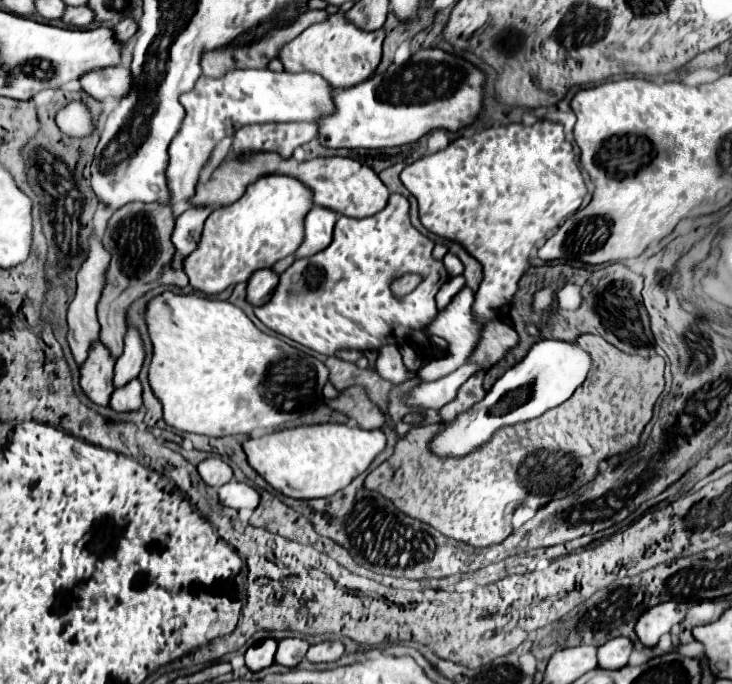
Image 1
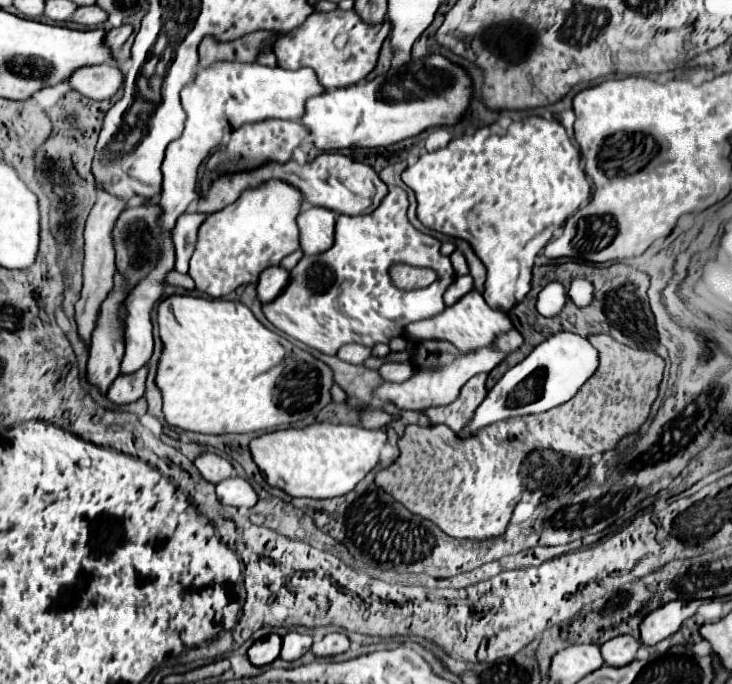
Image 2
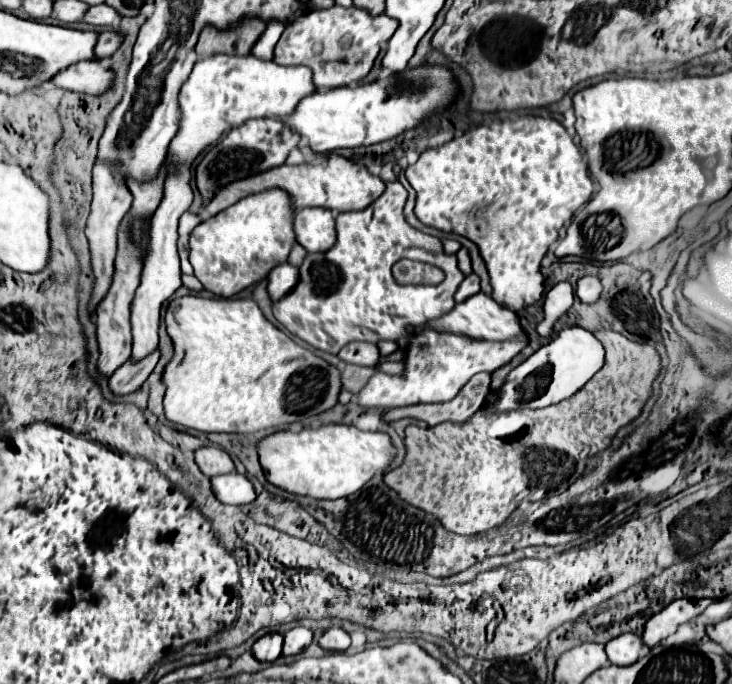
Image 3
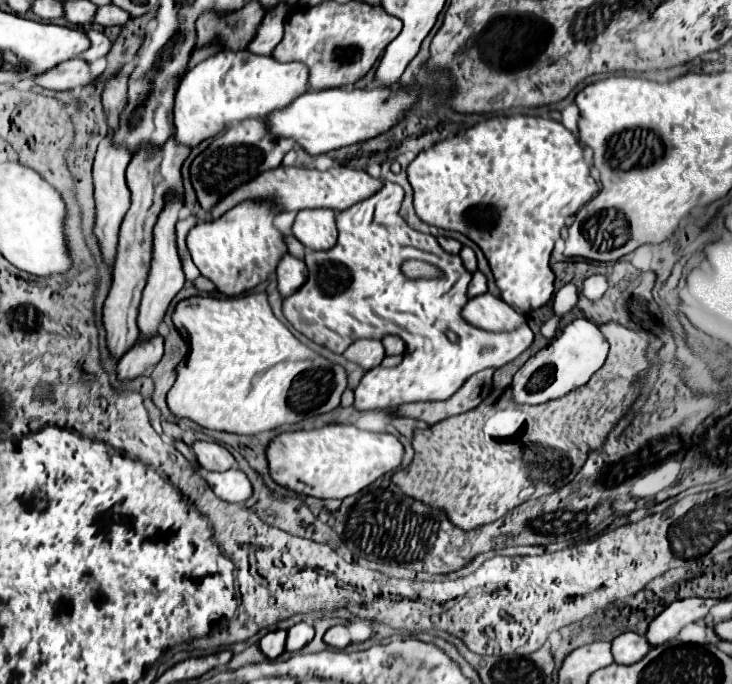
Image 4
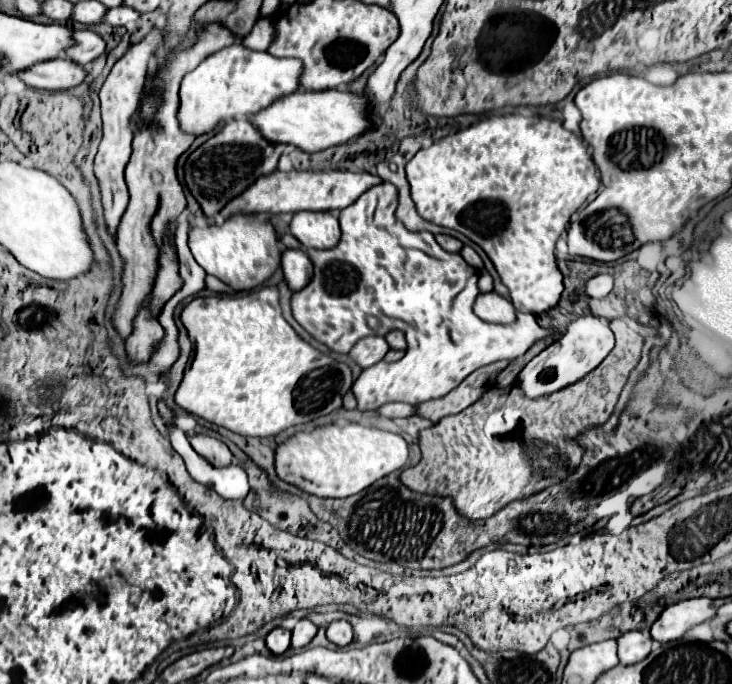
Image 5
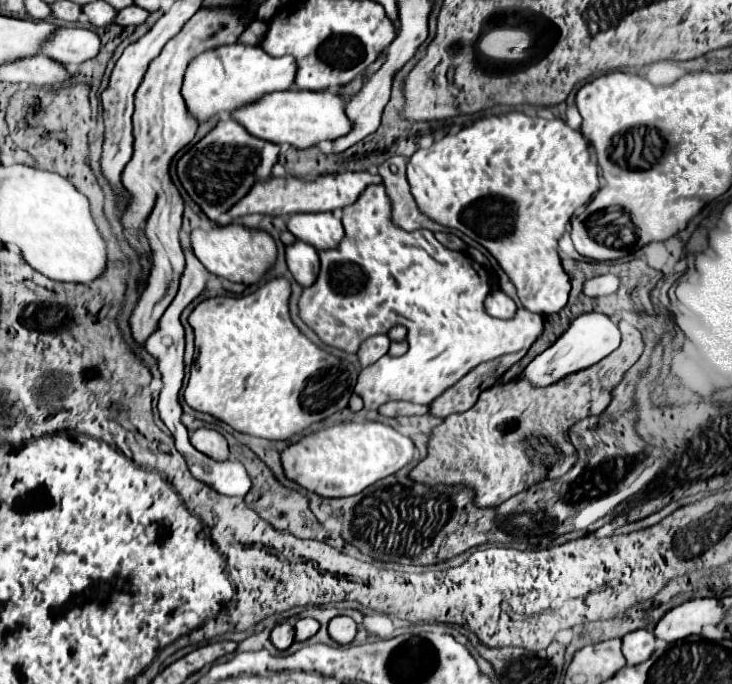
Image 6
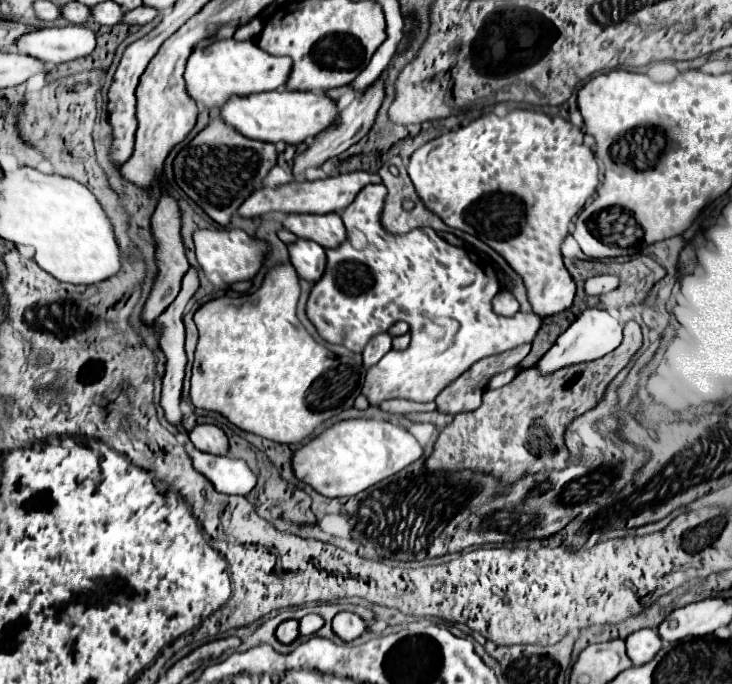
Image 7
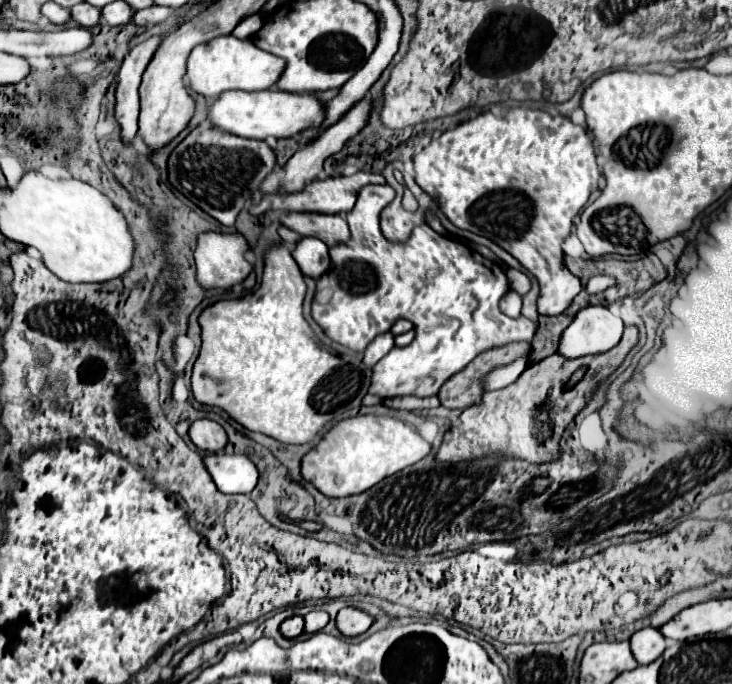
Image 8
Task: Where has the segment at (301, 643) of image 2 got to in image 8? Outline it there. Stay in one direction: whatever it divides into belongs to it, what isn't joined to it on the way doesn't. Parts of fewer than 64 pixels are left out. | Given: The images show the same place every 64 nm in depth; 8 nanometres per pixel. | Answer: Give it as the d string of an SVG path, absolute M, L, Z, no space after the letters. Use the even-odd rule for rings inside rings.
M314 610L314 612L310 612L310 614L304 616L304 632L308 632L308 634L320 632L326 624L328 624L328 614L326 612Z

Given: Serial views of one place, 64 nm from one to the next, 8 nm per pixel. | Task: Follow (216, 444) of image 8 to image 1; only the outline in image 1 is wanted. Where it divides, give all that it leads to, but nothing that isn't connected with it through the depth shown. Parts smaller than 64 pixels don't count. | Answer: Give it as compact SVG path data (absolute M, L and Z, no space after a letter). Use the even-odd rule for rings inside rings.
M206 458L204 462L198 464L198 474L200 478L212 486L212 488L220 488L224 486L226 482L230 482L232 478L232 468L220 460L220 458Z

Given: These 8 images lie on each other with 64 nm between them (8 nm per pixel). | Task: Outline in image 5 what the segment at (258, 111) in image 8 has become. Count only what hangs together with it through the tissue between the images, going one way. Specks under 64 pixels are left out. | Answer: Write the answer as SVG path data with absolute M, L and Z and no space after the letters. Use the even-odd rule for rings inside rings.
M298 90L286 98L276 100L266 110L260 110L252 116L252 124L260 134L270 142L294 144L300 150L312 154L344 142L350 142L364 132L374 128L370 98L366 94L354 94L344 90Z

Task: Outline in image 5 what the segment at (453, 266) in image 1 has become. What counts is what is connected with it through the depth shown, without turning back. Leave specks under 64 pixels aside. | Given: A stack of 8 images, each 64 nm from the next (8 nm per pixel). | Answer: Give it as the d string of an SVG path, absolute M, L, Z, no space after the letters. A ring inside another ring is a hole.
M464 246L460 254L462 254L462 258L464 258L464 260L466 260L466 262L468 262L472 268L476 268L476 270L482 270L482 268L484 268L484 266L482 266L480 256L478 256L478 254L476 254L476 252L474 252L470 246Z

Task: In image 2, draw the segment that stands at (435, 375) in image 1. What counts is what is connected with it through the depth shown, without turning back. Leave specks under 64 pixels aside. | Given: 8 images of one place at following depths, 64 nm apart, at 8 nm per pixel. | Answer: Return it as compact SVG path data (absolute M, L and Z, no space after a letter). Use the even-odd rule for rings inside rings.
M470 290L454 306L448 306L442 314L438 314L434 318L428 318L428 320L420 320L420 322L408 324L406 326L406 334L416 338L416 340L430 340L430 338L448 340L450 344L456 344L456 348L460 348L460 352L474 352L474 350L478 350L482 346L492 344L496 334L508 332L510 328L512 328L512 322L506 316L506 312L490 308L484 302L480 292Z

